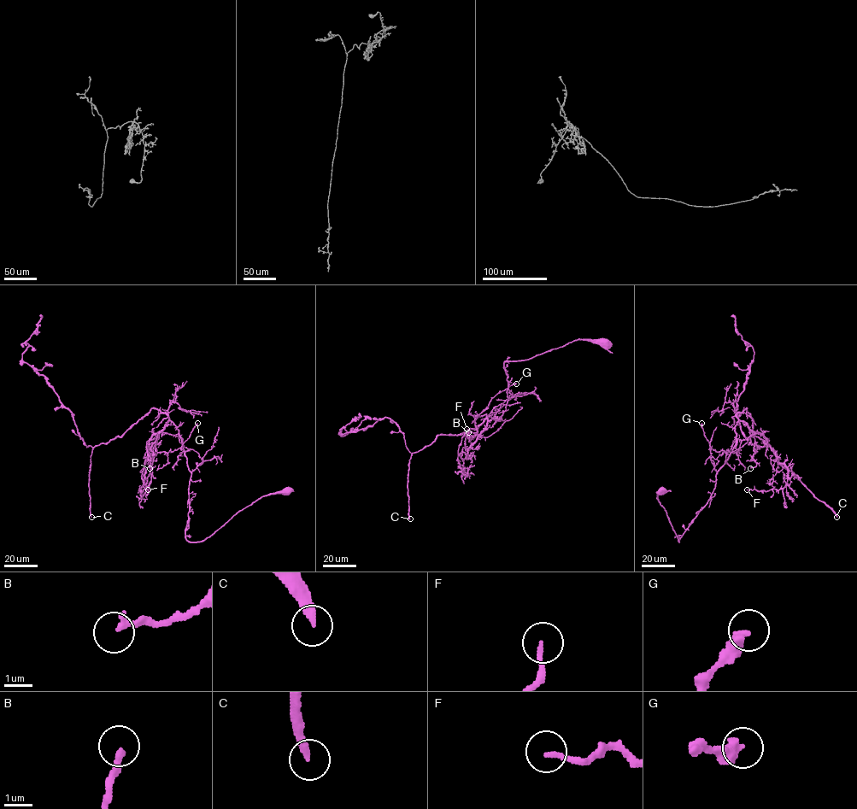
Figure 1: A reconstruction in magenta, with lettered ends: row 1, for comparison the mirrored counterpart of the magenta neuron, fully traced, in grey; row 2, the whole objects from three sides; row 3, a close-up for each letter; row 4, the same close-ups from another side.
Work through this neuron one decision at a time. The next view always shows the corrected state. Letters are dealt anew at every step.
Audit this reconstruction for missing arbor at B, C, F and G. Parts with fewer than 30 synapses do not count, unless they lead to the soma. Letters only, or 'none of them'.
C

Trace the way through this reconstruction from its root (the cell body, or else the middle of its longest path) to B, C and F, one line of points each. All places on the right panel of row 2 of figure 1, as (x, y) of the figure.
B: (660, 489), (658, 500), (678, 542), (709, 500), (717, 471), (736, 442), (738, 420), (766, 441), (750, 468)
C: (660, 489), (658, 500), (678, 542), (709, 500), (736, 442), (736, 415), (746, 408), (753, 436), (836, 517)
F: (660, 489), (658, 500), (678, 542), (709, 500), (742, 420), (763, 436), (788, 471), (781, 489), (747, 489)

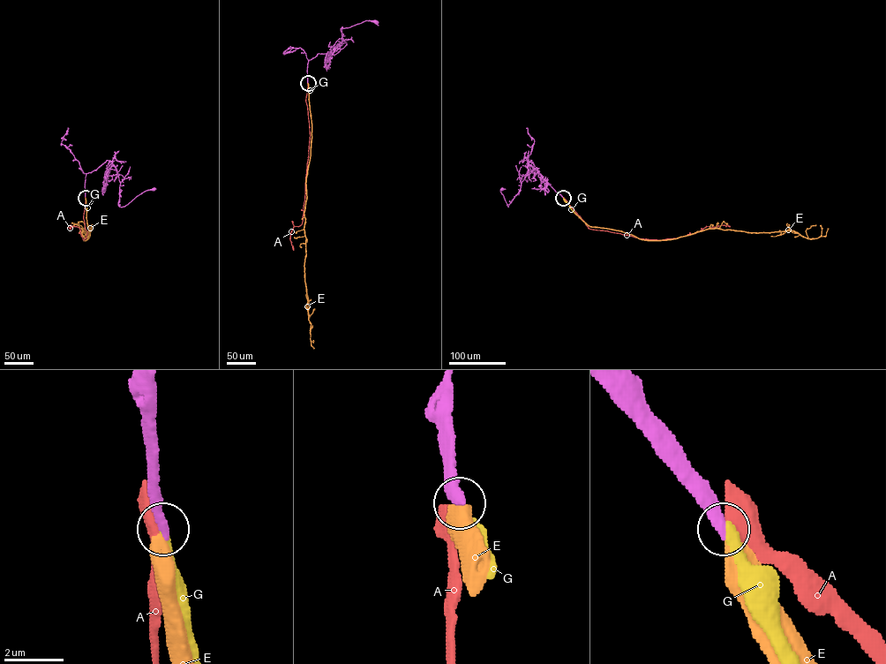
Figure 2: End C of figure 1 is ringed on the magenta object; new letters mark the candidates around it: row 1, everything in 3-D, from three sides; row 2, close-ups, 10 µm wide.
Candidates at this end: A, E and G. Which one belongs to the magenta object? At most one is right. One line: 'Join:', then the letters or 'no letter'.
Join: G

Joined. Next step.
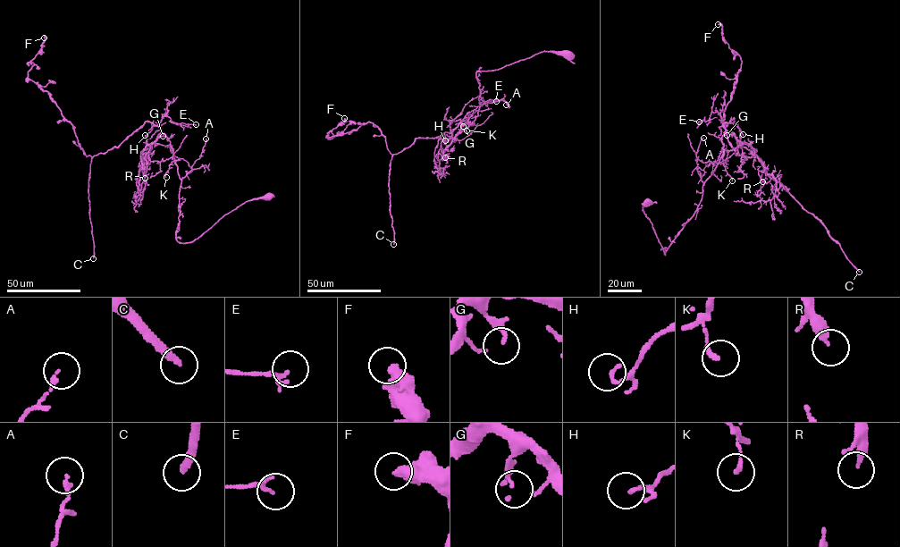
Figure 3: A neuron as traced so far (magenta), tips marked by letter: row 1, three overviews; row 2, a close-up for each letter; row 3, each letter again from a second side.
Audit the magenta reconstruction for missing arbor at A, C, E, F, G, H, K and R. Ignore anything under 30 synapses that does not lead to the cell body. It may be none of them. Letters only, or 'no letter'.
C

